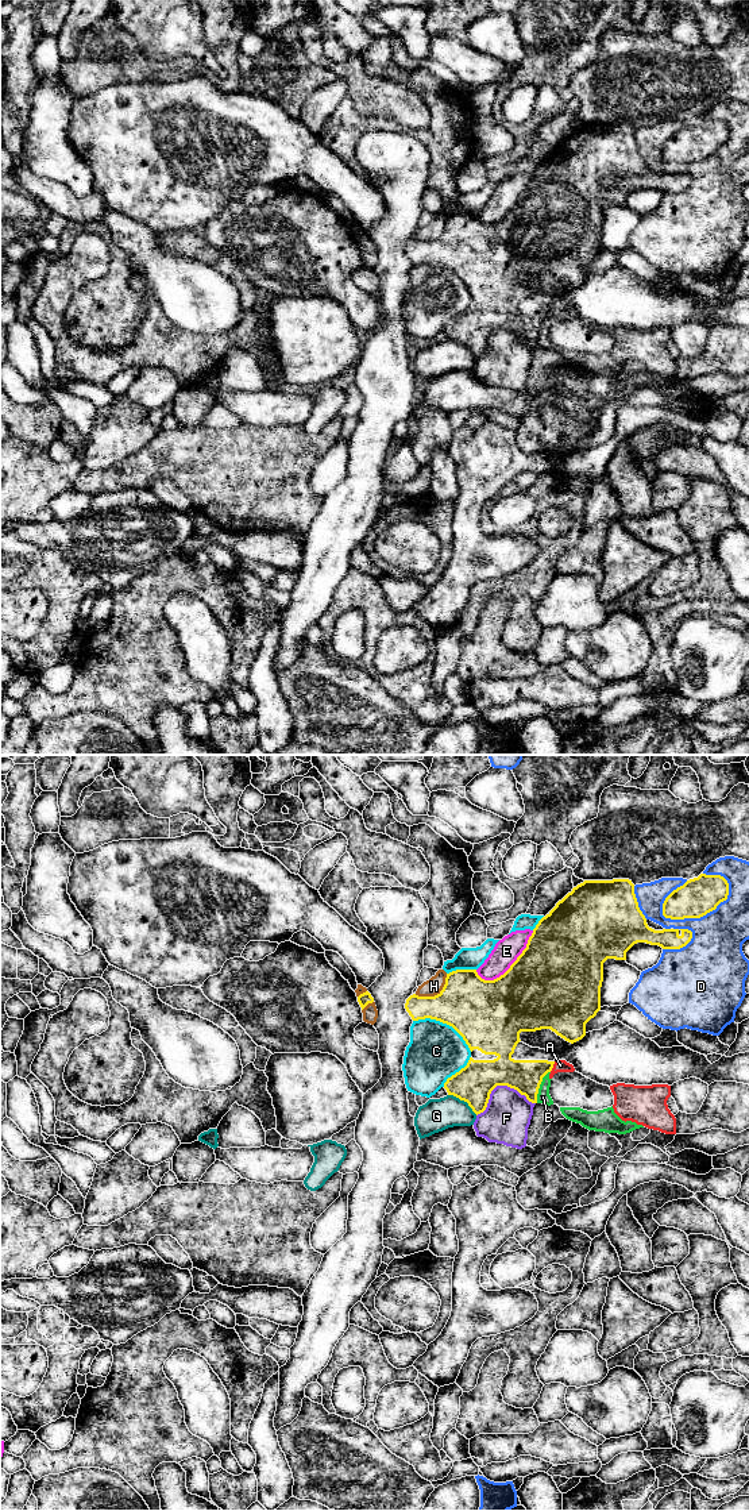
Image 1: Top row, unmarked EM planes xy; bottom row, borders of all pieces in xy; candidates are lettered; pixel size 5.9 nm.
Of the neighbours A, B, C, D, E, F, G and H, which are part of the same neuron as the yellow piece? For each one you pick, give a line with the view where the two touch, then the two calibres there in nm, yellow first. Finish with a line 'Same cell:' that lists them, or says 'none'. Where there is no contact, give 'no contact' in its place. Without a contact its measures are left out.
Same cell: none

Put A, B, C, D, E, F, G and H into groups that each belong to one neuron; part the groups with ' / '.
A B / C / D / E / F / G / H

